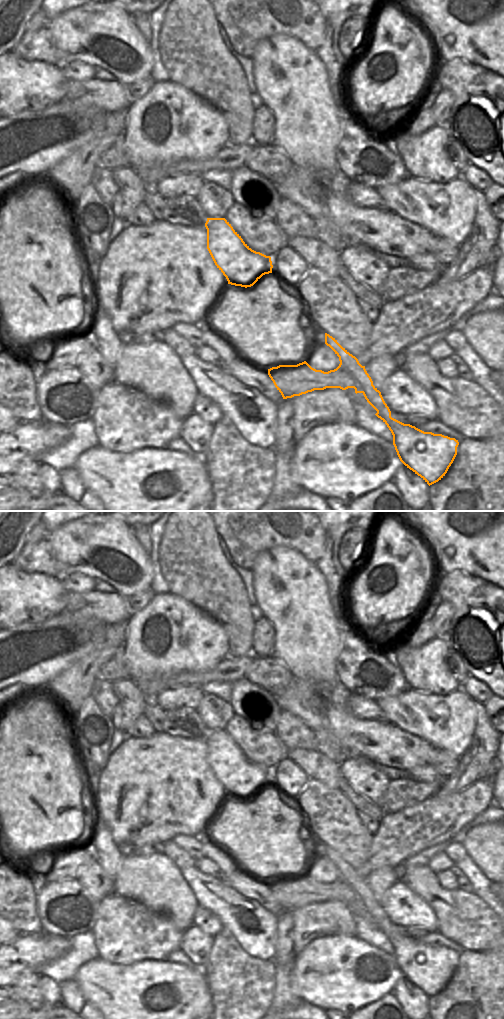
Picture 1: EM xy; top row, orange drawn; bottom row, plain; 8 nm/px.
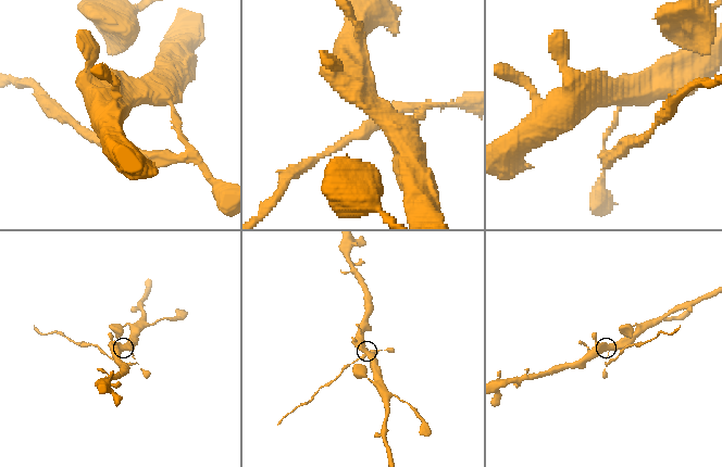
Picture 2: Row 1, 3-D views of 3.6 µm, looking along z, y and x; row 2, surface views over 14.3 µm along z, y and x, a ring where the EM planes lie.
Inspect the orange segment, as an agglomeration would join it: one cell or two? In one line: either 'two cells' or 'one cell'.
two cells

